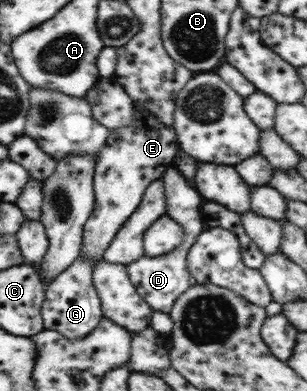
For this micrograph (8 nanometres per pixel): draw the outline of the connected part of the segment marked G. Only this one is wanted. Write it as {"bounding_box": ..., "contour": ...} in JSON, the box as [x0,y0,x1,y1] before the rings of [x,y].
{"bounding_box":[41,256,105,342],"contour":[[[82,256],[46,286],[46,296],[41,308],[45,330],[65,334],[68,342],[73,338],[83,339],[98,327],[105,315],[102,313],[101,297],[93,282],[93,273],[94,263]]]}

